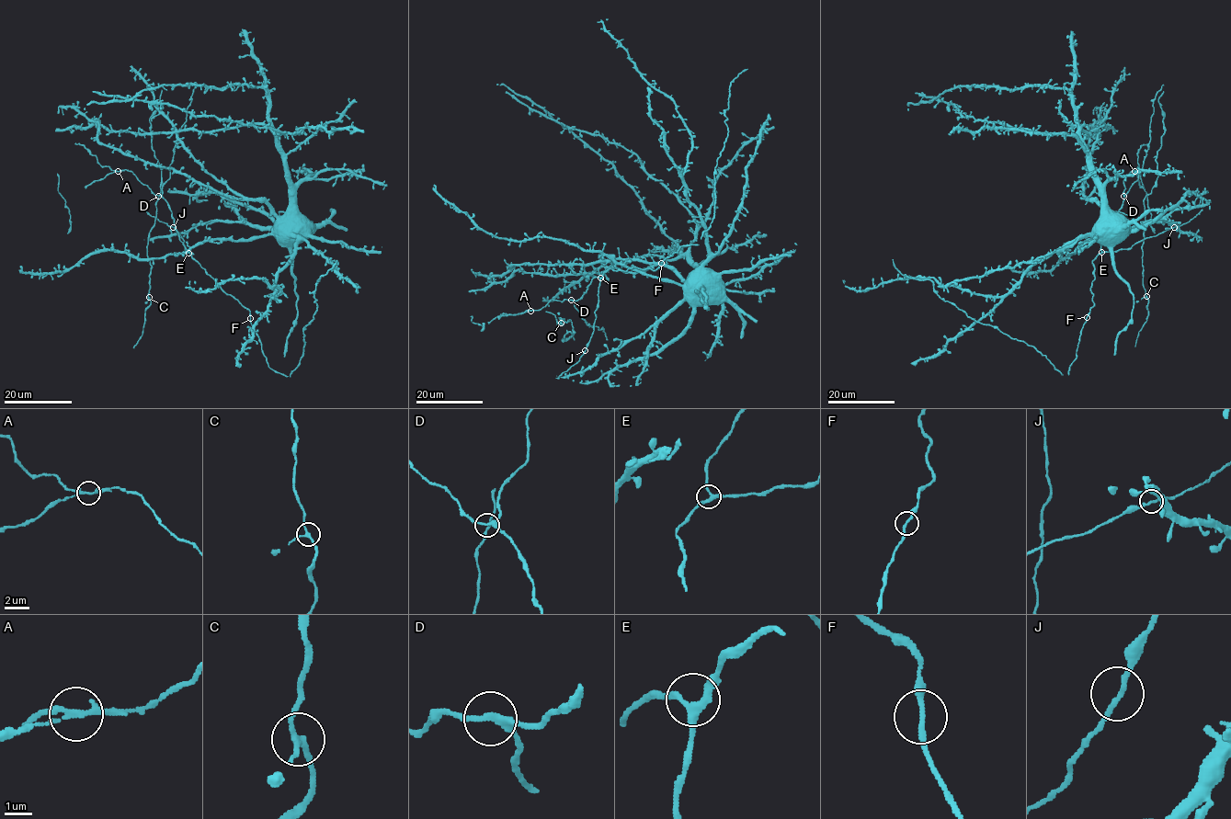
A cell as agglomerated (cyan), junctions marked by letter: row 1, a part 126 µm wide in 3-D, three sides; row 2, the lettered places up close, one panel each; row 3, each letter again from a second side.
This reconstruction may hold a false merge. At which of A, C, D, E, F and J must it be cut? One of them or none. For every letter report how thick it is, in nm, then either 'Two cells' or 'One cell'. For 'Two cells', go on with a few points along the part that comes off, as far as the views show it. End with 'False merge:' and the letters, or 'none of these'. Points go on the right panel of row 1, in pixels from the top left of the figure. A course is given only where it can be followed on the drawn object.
A: Thickness 200 nm. Two cells. Course of the part to remove: (1134, 172), (1143, 188)
C: Thickness 180 nm. One cell
D: Thickness 240 nm. One cell
E: Thickness 260 nm. One cell
F: Thickness 200 nm. One cell
J: Thickness 190 nm. One cell
False merge: A

